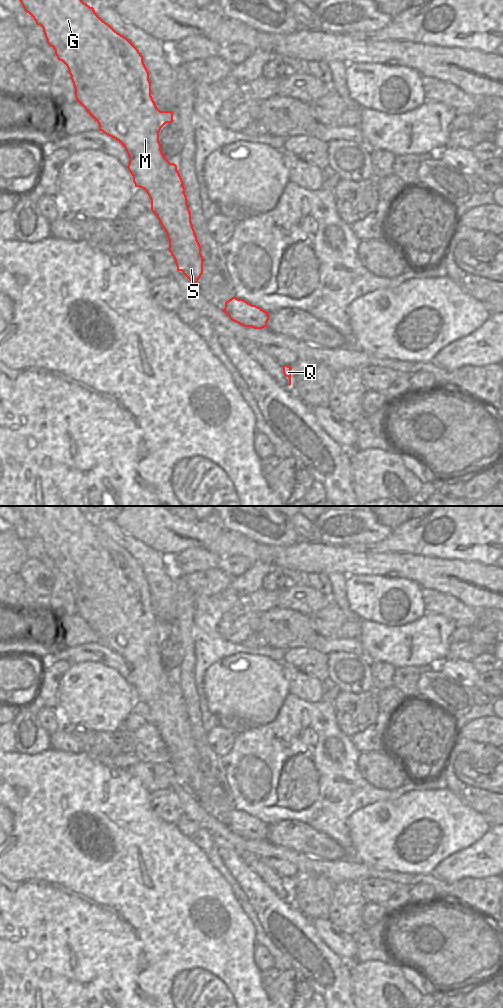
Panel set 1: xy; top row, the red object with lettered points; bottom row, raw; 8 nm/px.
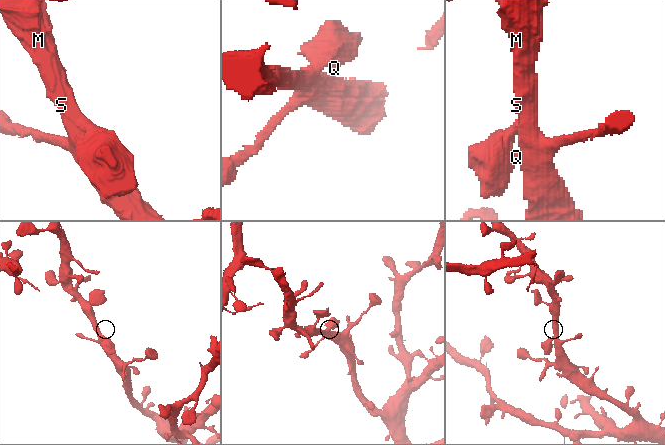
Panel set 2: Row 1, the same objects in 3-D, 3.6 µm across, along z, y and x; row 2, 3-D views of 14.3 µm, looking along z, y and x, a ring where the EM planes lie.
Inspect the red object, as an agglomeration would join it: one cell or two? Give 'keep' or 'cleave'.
keep

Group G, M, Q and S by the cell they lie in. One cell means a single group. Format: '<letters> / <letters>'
G M Q S

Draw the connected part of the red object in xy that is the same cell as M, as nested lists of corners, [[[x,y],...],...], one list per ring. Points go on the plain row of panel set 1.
[[[12,506],[22,516],[24,522],[35,532],[37,537],[43,540],[47,555],[55,562],[57,571],[62,573],[68,580],[73,598],[75,600],[75,610],[80,615],[87,625],[99,636],[99,643],[102,643],[106,647],[116,651],[126,662],[129,668],[129,676],[127,678],[129,684],[133,688],[133,694],[135,699],[144,701],[151,712],[151,723],[157,728],[161,738],[167,746],[169,752],[169,764],[175,772],[177,783],[182,783],[185,789],[197,798],[197,794],[203,786],[203,768],[201,766],[201,758],[197,752],[193,736],[191,734],[191,724],[187,716],[187,708],[185,706],[185,700],[183,698],[183,692],[177,682],[177,677],[170,675],[164,668],[161,662],[161,656],[159,654],[159,644],[166,635],[172,635],[173,624],[172,623],[160,623],[152,608],[151,608],[151,594],[149,592],[149,584],[143,574],[143,568],[137,561],[137,559],[126,549],[118,545],[111,537],[106,535],[94,522],[84,515],[77,506]]]

